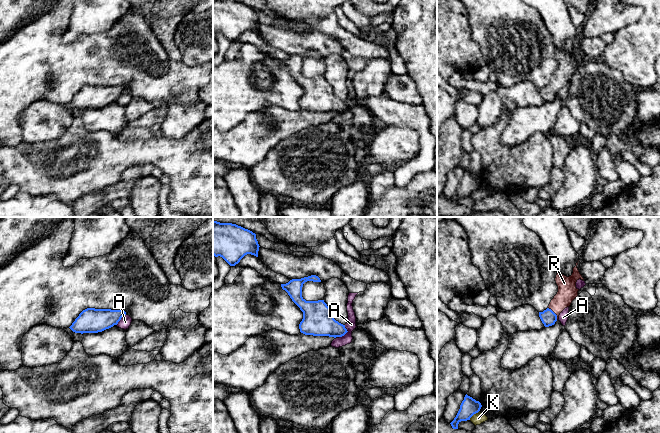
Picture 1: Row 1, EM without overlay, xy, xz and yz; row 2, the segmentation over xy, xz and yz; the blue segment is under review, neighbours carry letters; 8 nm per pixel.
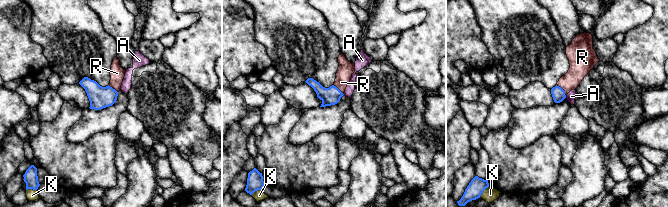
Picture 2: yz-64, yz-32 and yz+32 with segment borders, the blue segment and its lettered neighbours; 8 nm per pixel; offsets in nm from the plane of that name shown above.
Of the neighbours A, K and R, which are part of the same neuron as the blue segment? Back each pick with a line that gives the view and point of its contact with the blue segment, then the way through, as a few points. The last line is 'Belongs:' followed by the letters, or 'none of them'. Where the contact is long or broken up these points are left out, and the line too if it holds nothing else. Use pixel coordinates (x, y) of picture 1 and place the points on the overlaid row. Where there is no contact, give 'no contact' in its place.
R: contact yz (554, 313); way yz (548, 317), (554, 313), (555, 307), (567, 292)
Belongs: R

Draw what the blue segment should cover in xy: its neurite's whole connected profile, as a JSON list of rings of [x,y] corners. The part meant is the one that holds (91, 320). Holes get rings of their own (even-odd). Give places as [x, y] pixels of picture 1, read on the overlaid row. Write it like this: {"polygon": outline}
{"polygon": [[[87,308],[69,328],[75,333],[98,333],[117,325],[125,315],[123,310]]]}

